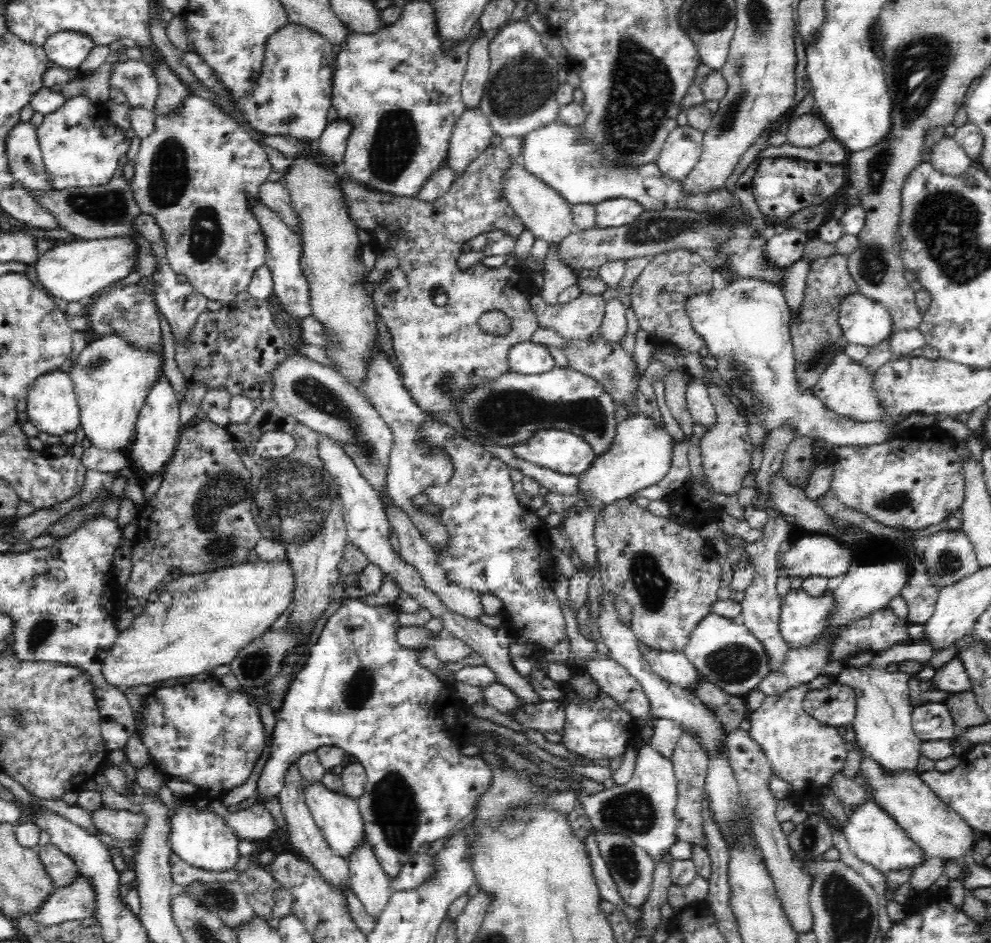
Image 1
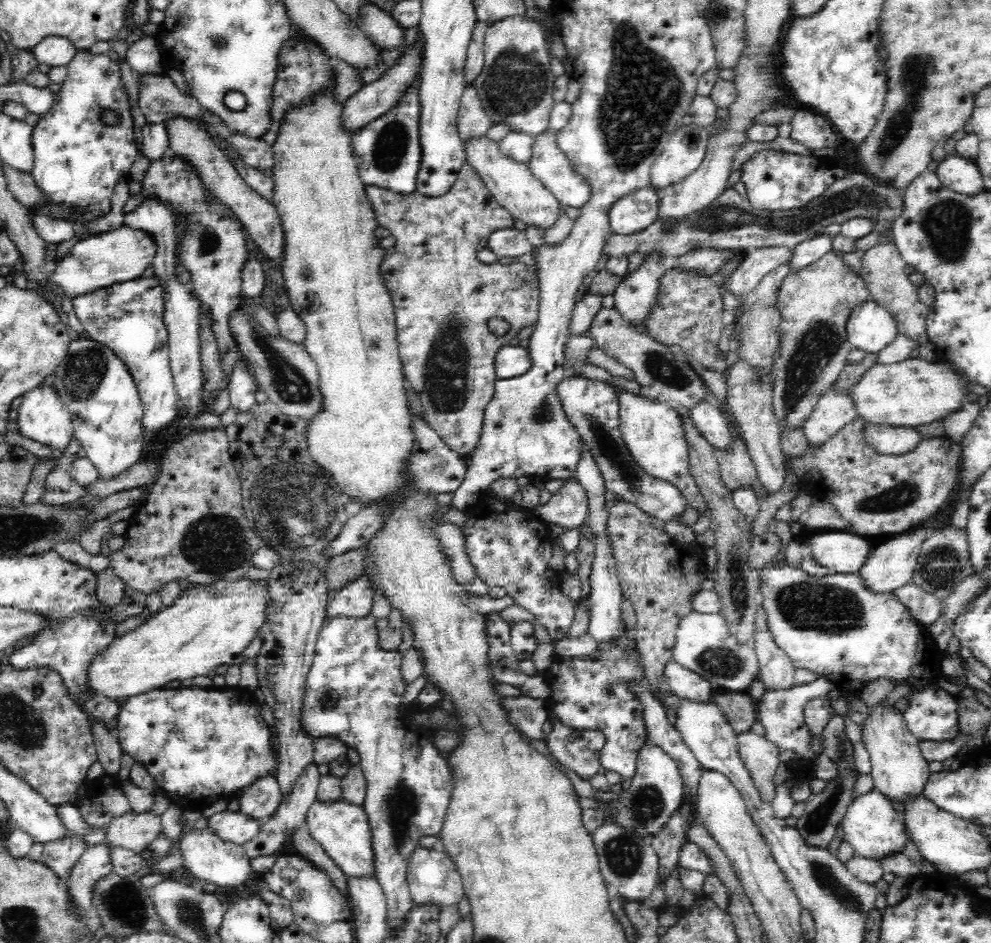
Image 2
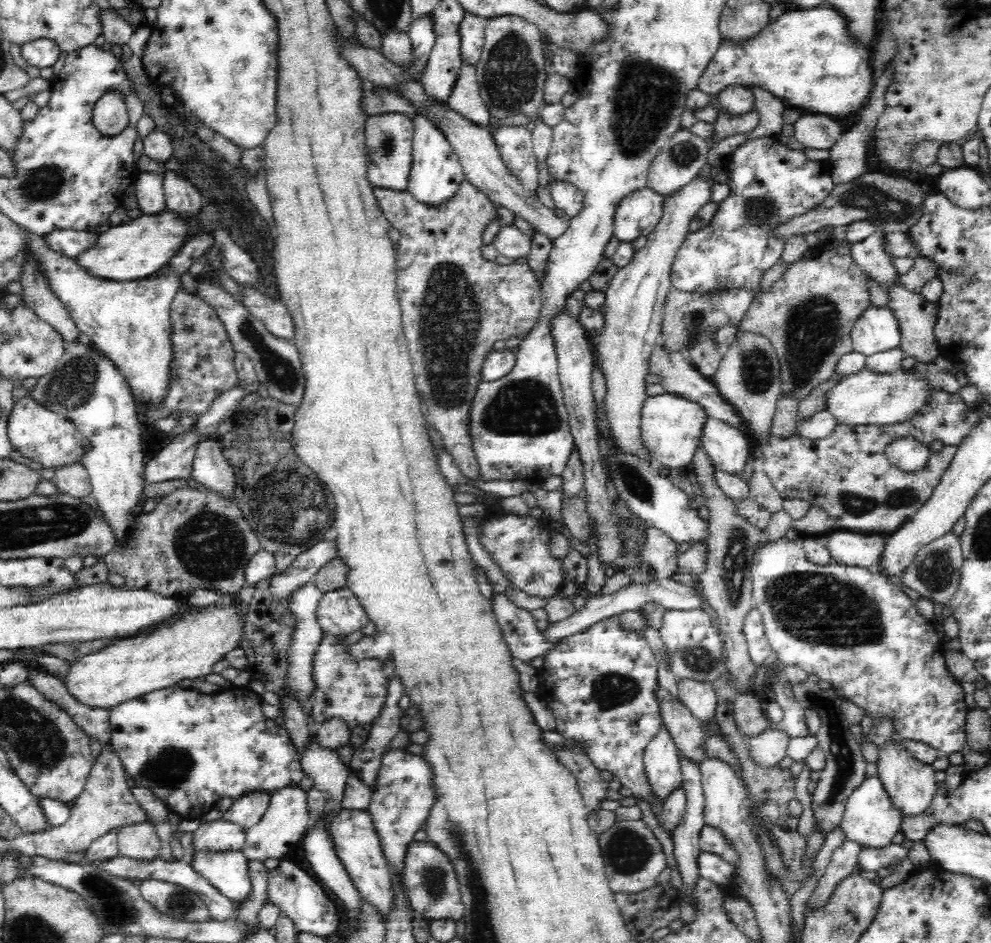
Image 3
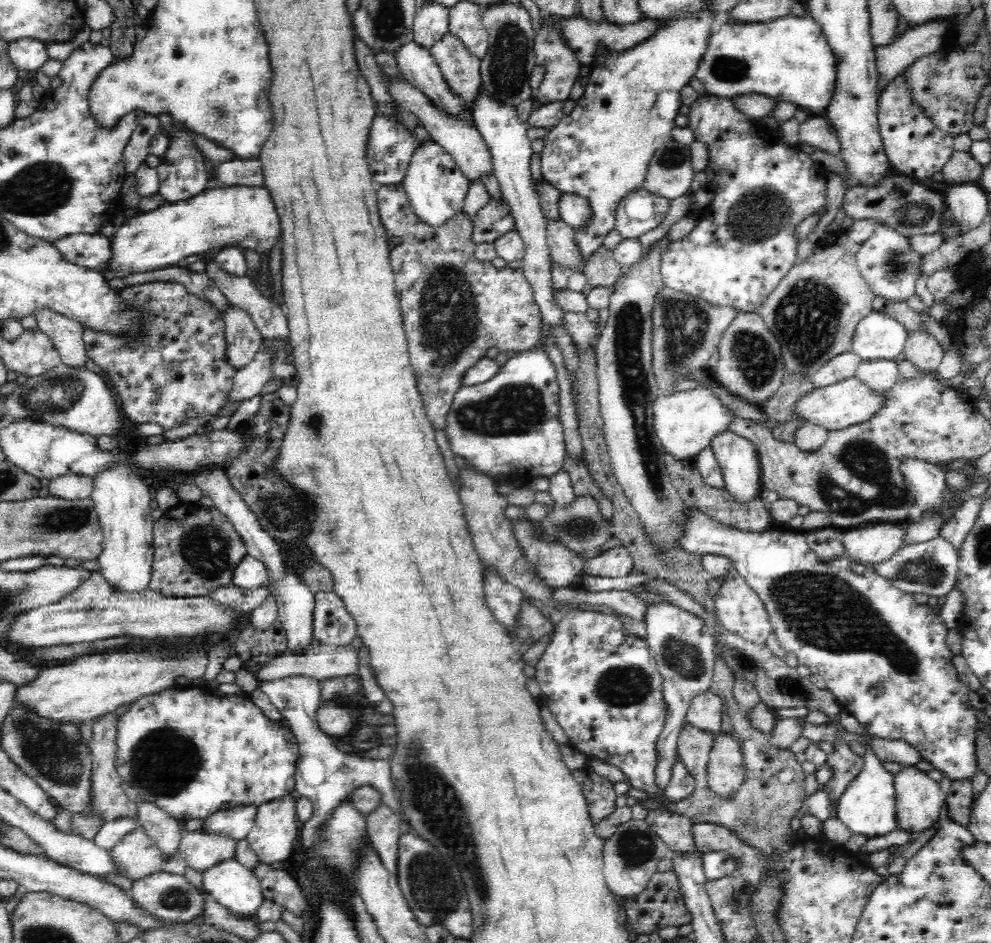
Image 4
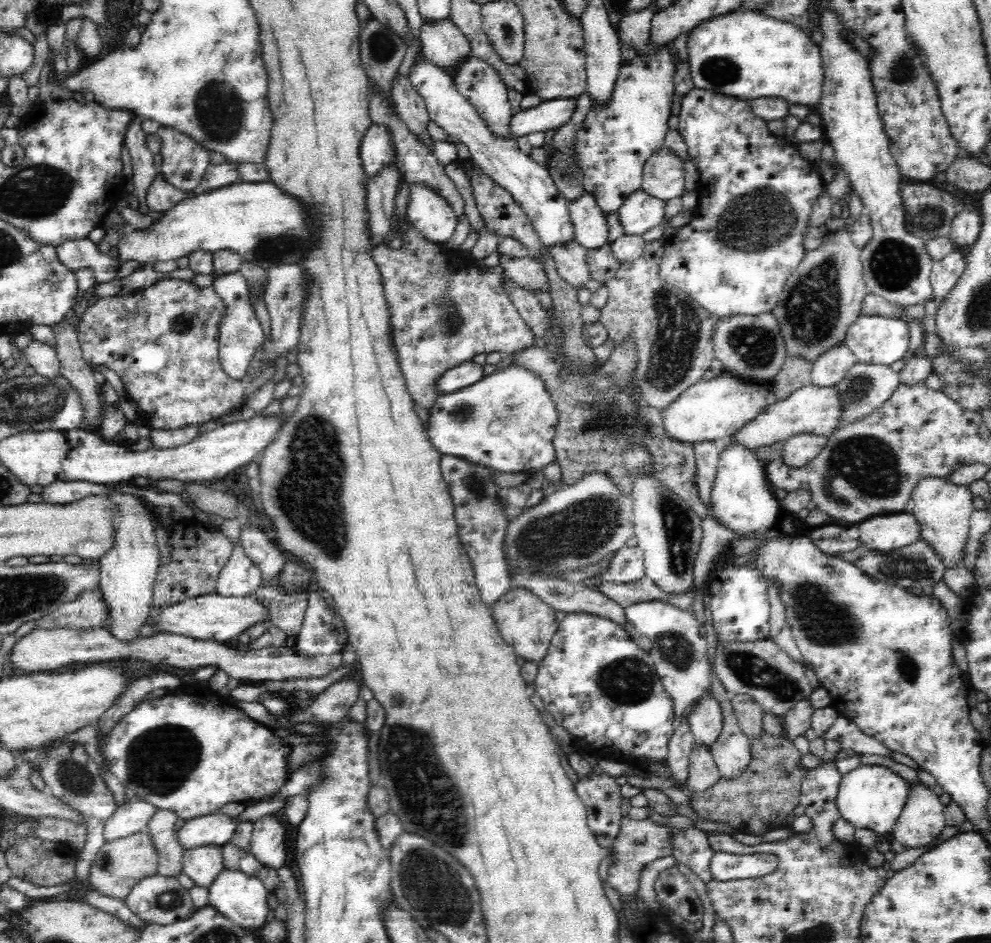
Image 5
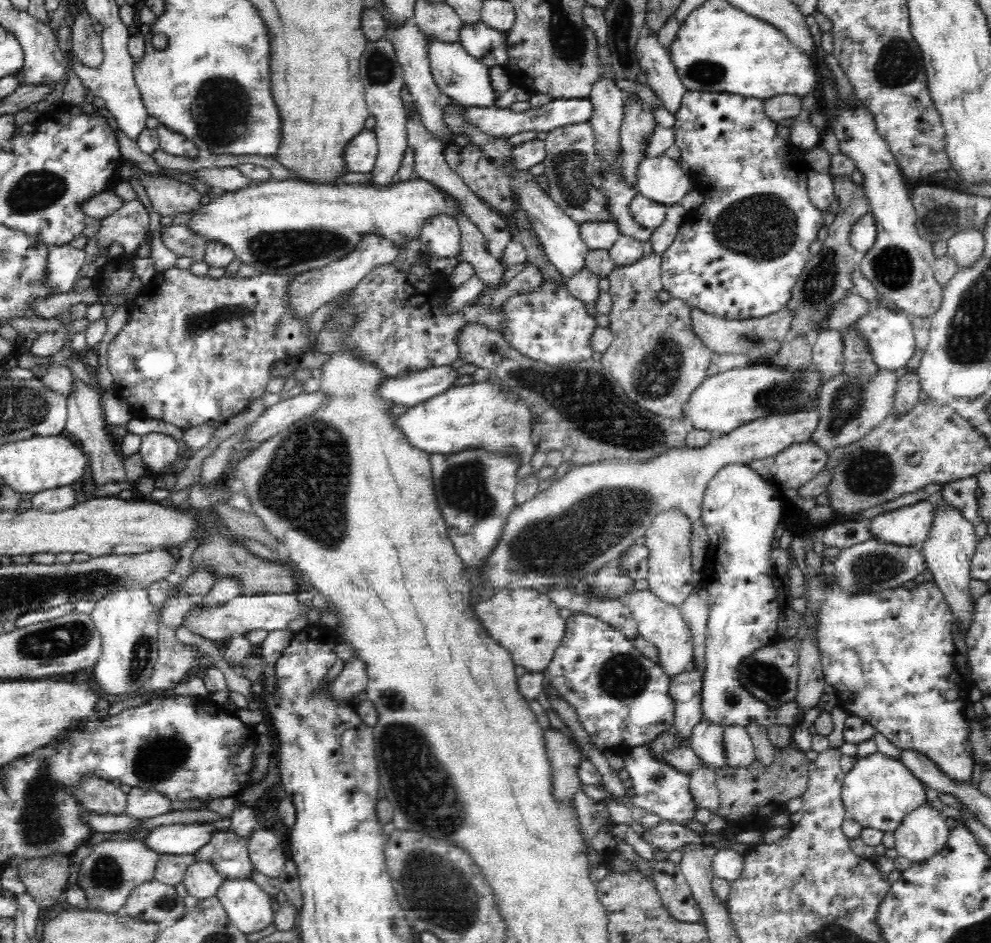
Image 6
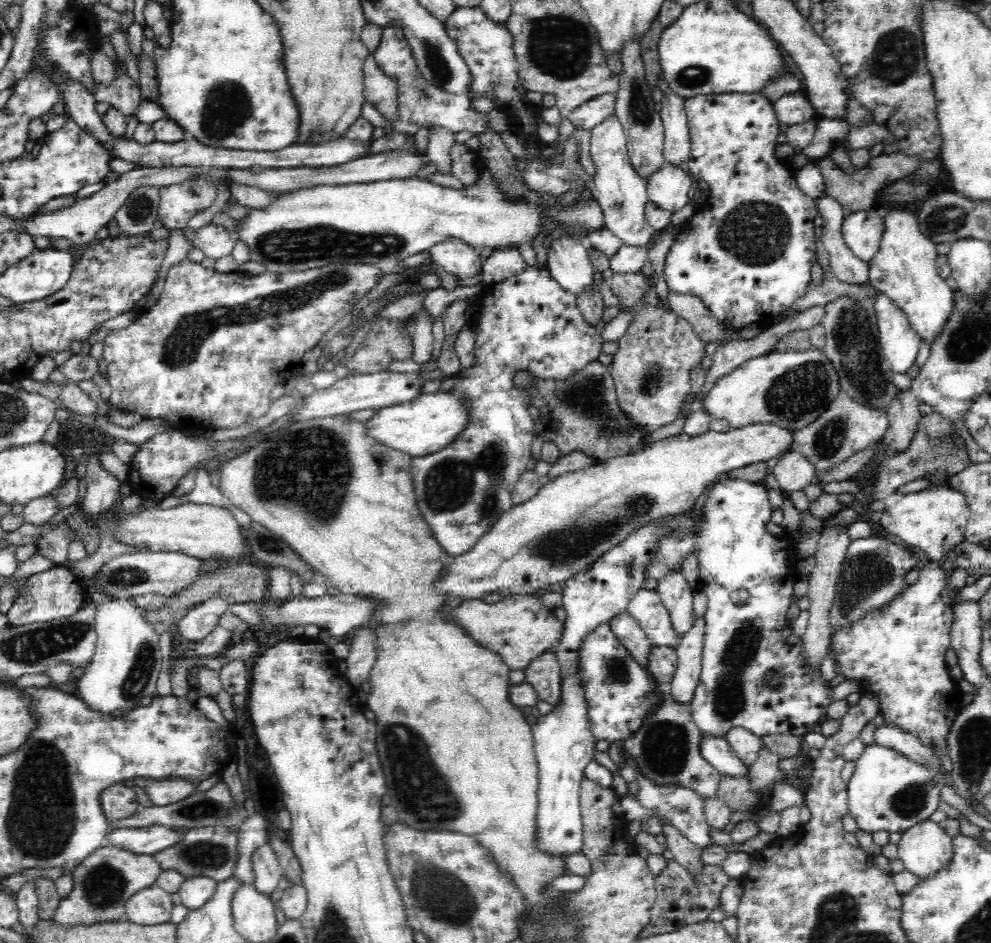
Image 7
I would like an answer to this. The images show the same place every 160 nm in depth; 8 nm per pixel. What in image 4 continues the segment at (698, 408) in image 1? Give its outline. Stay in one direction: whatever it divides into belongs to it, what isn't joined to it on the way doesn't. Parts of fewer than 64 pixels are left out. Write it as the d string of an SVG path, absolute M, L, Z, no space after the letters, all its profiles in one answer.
M730 430L716 434L710 445L720 465L724 490L740 505L761 498L764 488L755 446Z

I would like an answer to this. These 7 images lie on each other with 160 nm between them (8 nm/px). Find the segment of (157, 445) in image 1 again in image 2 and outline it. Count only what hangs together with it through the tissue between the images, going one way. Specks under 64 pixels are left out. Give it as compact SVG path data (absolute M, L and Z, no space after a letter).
M142 277L115 283L99 290L71 297L72 310L84 327L84 338L103 344L128 367L142 399L143 430L160 434L175 426L176 389L169 363L168 331L164 322L164 285L156 278Z

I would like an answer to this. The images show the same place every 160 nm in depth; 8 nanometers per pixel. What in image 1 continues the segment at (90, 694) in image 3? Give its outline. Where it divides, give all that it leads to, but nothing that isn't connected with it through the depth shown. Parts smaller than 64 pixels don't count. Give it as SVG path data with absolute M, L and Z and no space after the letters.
M264 561L222 566L214 570L193 575L181 575L172 580L166 592L152 599L146 606L144 614L133 617L132 624L118 633L110 654L102 662L102 675L117 690L150 685L170 680L196 676L202 672L210 672L216 666L231 663L235 656L249 642L265 633L276 618L288 608L294 594L294 576L290 562Z

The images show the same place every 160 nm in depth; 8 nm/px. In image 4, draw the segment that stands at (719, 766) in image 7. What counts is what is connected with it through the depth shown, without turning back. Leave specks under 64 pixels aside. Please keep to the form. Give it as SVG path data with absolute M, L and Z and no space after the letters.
M708 691L694 698L688 708L686 721L701 732L708 732L716 737L722 733L722 716L722 699Z

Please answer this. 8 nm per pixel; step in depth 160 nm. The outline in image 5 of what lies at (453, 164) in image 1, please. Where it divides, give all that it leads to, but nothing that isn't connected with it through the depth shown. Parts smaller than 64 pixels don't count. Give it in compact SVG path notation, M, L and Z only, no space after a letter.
M450 16L436 22L422 20L419 38L425 58L449 74L470 54L469 40Z

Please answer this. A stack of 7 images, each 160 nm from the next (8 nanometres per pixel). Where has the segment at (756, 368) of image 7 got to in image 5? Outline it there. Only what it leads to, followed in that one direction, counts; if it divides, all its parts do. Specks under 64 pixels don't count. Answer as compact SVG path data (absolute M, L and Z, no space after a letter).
M725 371L715 378L700 379L661 411L665 432L671 440L692 445L694 442L718 438L727 440L747 422L756 418L768 404L776 402L771 390L771 385L743 380Z

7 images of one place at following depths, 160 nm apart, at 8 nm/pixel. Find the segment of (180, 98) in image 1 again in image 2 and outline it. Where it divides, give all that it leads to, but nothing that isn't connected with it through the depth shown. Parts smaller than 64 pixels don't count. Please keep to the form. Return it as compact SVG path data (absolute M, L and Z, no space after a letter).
M176 117L168 119L165 127L169 136L169 151L176 157L182 157L188 165L194 167L194 171L198 173L198 178L201 178L202 185L206 186L206 191L210 193L211 198L221 202L229 208L230 212L233 212L248 231L250 239L280 268L284 255L284 234L276 207L252 190L245 180L238 176L234 165L230 164L226 155L216 147L210 136L207 136L207 132L200 129L194 121Z

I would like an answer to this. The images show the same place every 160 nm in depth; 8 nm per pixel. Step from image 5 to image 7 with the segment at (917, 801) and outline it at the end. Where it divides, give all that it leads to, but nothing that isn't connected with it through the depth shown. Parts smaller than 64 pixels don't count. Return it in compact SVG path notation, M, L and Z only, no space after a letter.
M930 820L910 827L897 844L899 858L916 878L934 875L945 869L953 857L953 839Z

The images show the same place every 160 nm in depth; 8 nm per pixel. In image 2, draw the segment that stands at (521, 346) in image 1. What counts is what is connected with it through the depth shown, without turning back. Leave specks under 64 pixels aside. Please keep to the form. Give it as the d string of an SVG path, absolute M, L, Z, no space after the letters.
M509 343L502 346L494 358L494 373L497 380L512 379L522 376L530 368L527 350Z

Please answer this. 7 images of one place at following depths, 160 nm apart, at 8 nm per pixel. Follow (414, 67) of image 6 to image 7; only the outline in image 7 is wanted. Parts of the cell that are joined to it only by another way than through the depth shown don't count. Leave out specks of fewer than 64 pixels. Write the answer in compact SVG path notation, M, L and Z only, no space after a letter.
M427 126L429 143L426 155L440 174L453 174L451 150L454 146L454 135L442 127Z

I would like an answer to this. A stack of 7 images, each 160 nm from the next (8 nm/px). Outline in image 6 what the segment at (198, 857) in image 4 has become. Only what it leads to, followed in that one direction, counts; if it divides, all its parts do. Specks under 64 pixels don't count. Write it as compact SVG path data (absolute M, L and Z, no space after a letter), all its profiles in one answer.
M194 861L185 872L183 884L187 894L198 902L216 896L224 878L206 861Z

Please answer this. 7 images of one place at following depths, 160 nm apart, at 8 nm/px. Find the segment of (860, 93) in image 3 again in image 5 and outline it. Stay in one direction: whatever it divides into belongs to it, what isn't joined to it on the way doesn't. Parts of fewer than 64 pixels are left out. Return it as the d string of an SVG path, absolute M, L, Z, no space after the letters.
M740 8L694 26L688 32L686 47L689 75L696 88L747 101L757 98L783 98L790 105L802 106L820 101L821 86L825 78L821 50L795 23Z

